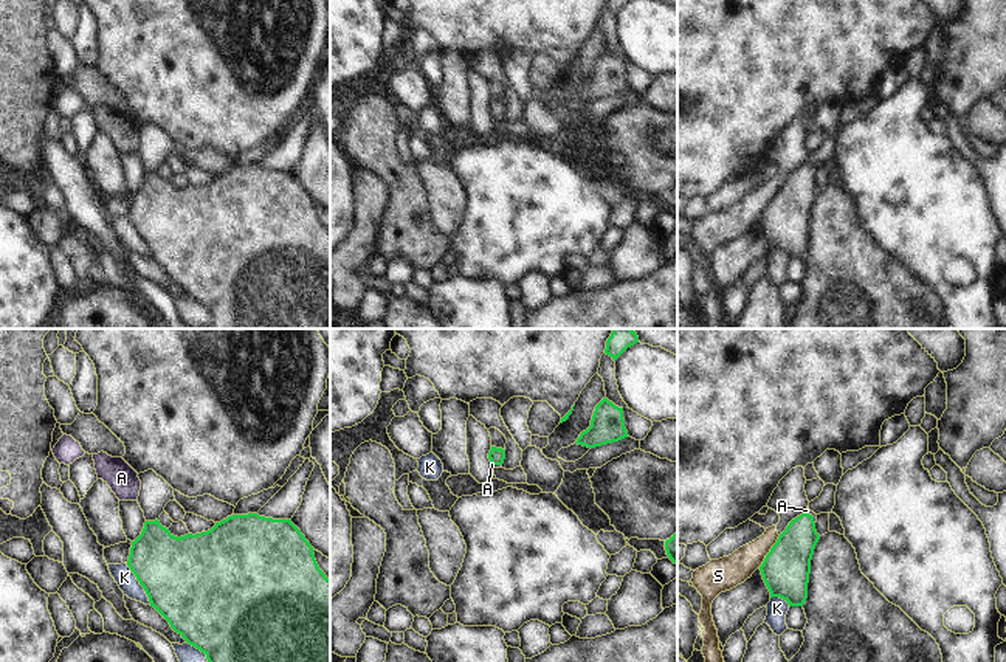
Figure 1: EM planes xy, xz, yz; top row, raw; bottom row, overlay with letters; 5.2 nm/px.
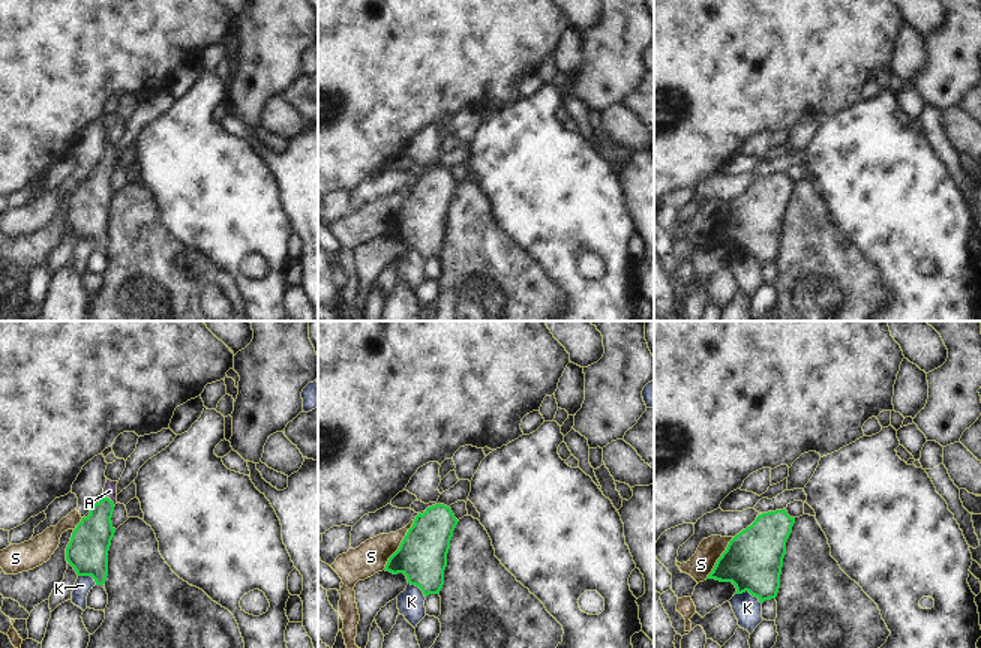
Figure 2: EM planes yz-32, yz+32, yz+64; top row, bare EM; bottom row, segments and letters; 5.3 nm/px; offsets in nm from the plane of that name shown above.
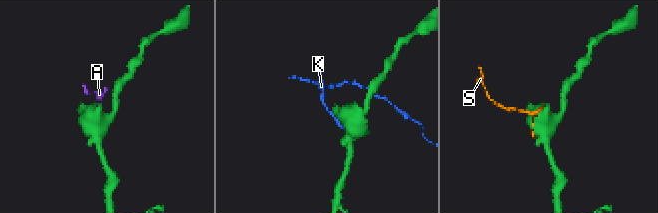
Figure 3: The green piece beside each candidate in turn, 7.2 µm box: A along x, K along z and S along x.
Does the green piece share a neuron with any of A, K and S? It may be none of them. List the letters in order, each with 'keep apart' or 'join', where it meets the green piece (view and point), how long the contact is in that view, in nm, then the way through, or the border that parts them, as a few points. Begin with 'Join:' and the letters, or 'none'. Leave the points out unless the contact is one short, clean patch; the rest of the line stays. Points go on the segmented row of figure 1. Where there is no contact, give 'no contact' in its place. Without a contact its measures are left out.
Join: A
A: join; contact yz (813, 517); length 90 nm; way yz (789, 558), (803, 526), (813, 517), (806, 510)
K: keep apart; contact xy (140, 583); length 240 nm
S: keep apart; contact yz (769, 552); length 200 nm; border yz (780, 535), (758, 568)

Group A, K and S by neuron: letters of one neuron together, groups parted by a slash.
A / K / S

